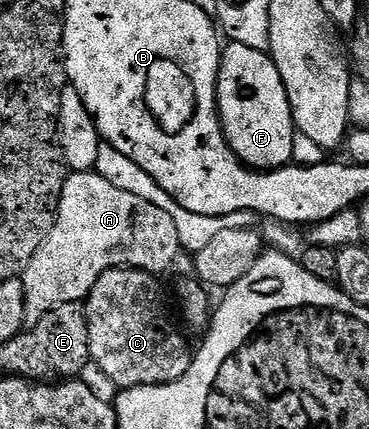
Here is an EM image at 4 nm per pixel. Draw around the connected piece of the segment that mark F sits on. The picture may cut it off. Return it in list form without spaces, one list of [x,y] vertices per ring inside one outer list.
[[[227,43],[222,49],[222,60],[218,64],[218,114],[222,121],[222,133],[226,136],[226,141],[230,143],[230,148],[238,155],[239,160],[247,168],[261,170],[264,172],[273,172],[275,168],[287,167],[294,159],[294,141],[296,139],[296,129],[294,127],[294,115],[290,109],[290,99],[284,90],[284,82],[280,78],[280,70],[276,70],[274,59],[269,52],[261,52],[252,46],[243,44]]]

